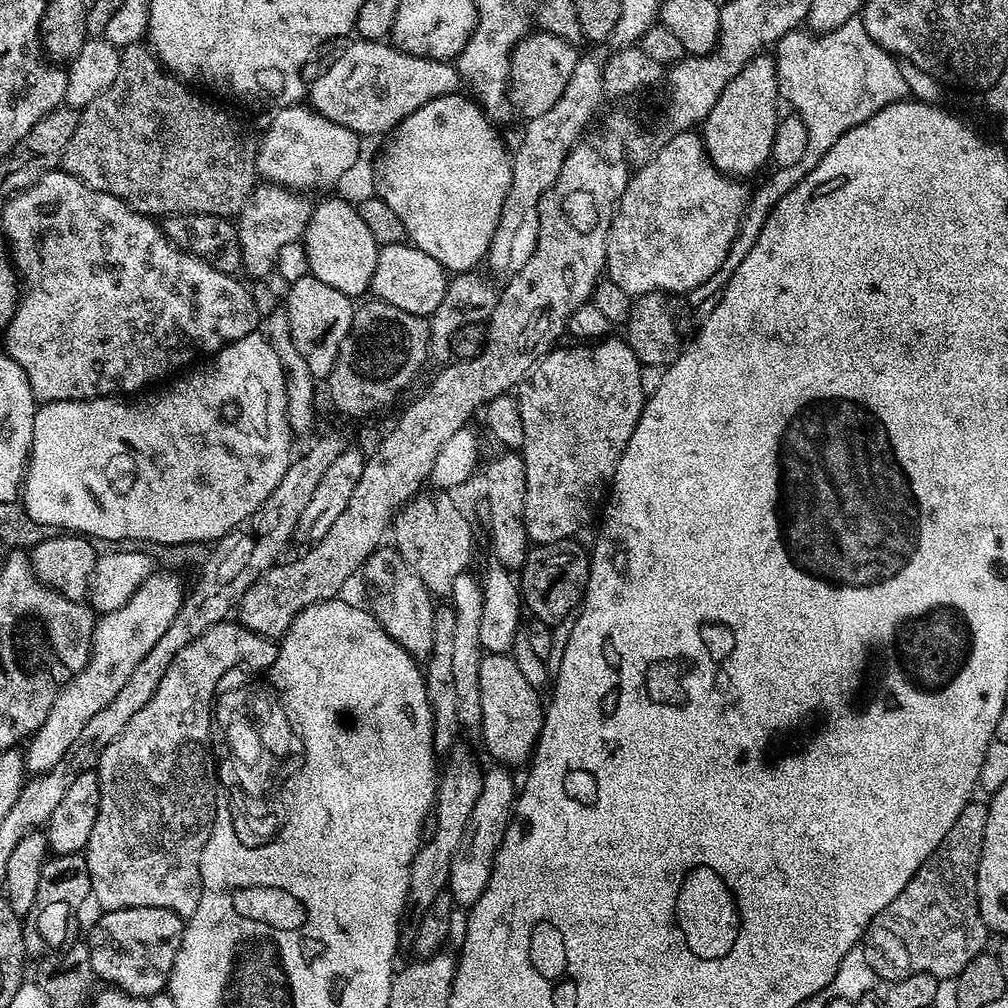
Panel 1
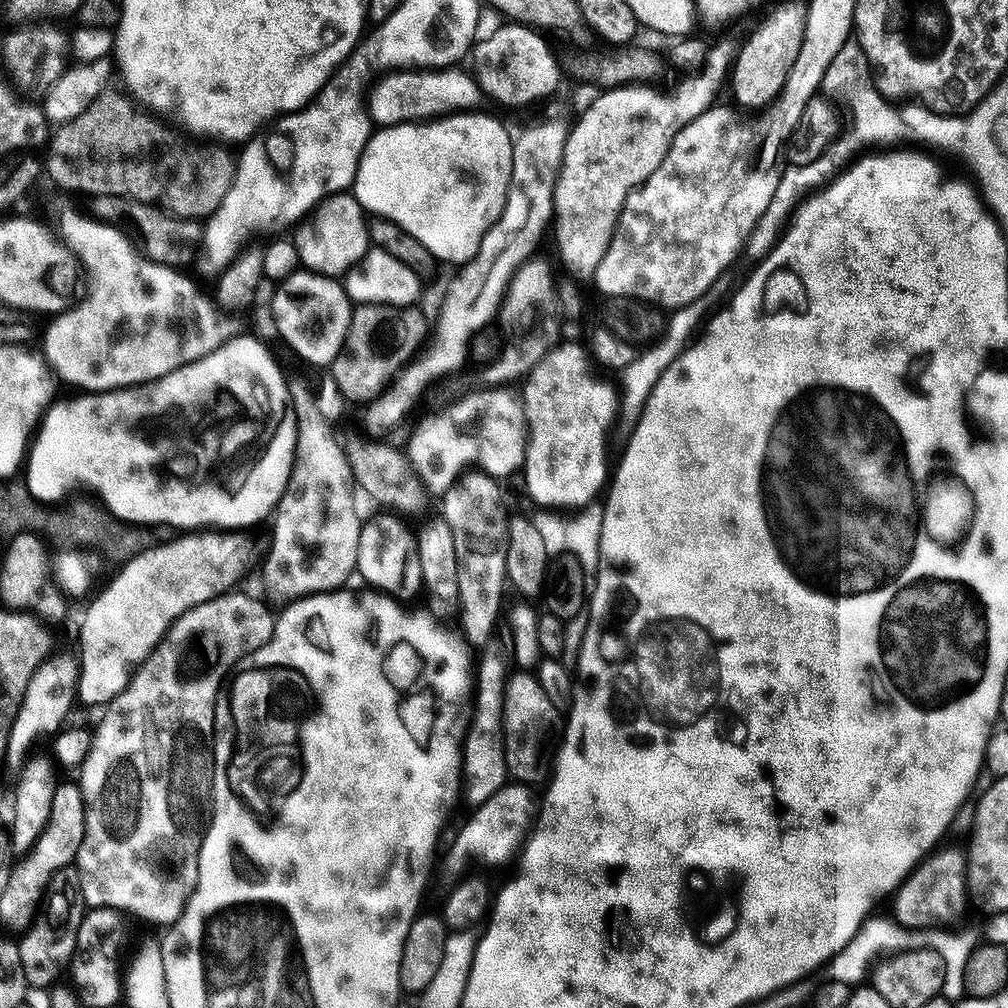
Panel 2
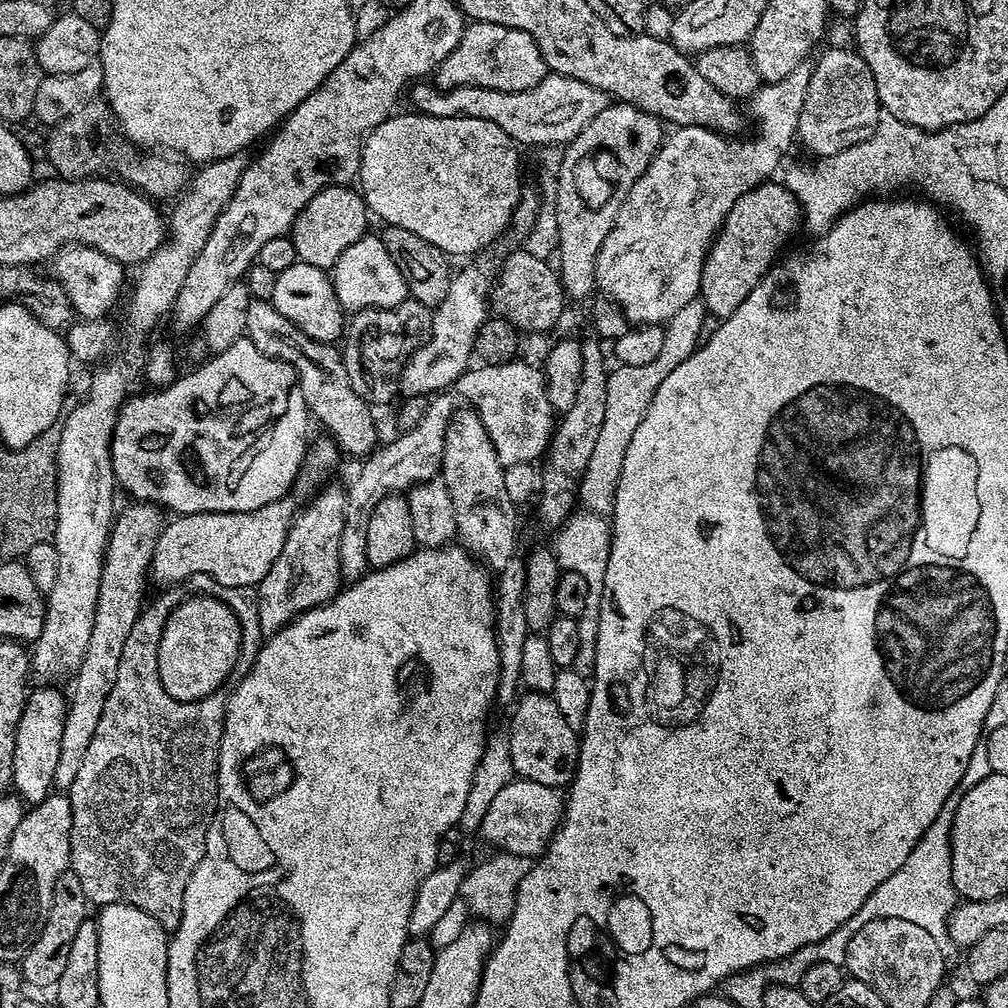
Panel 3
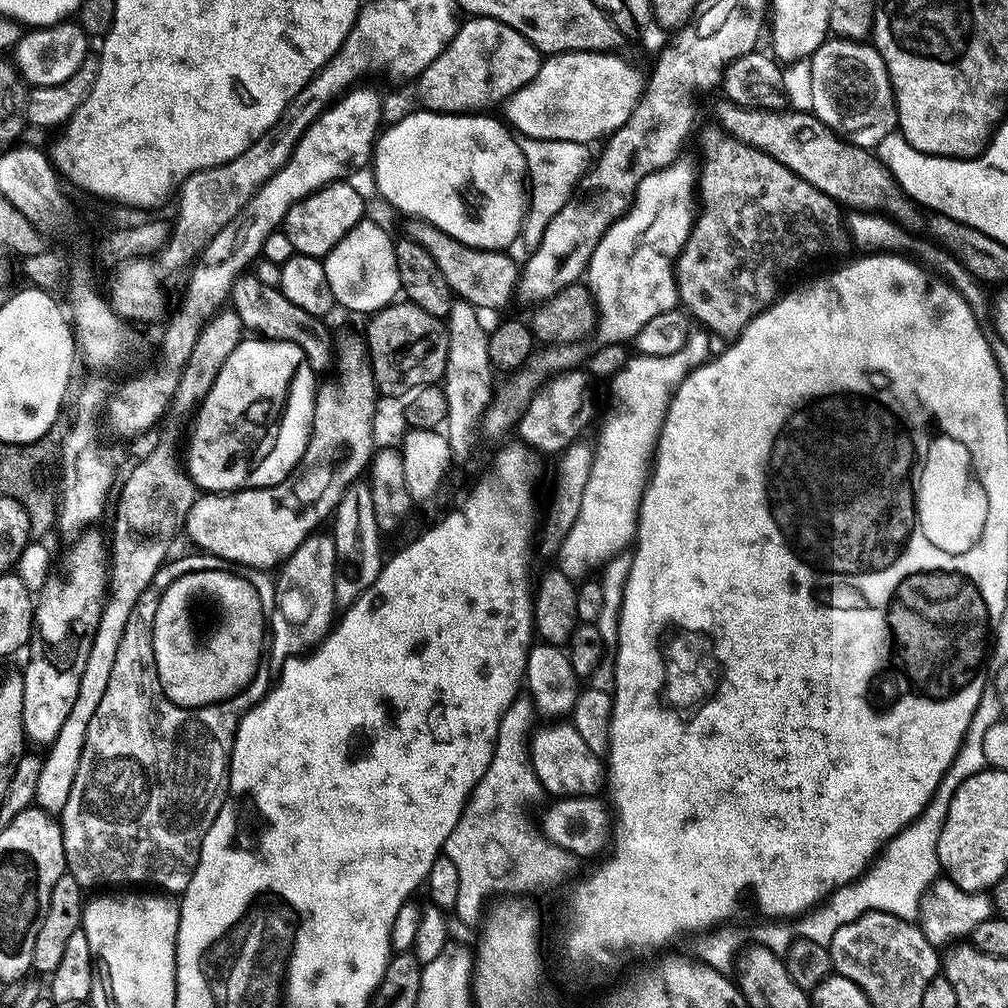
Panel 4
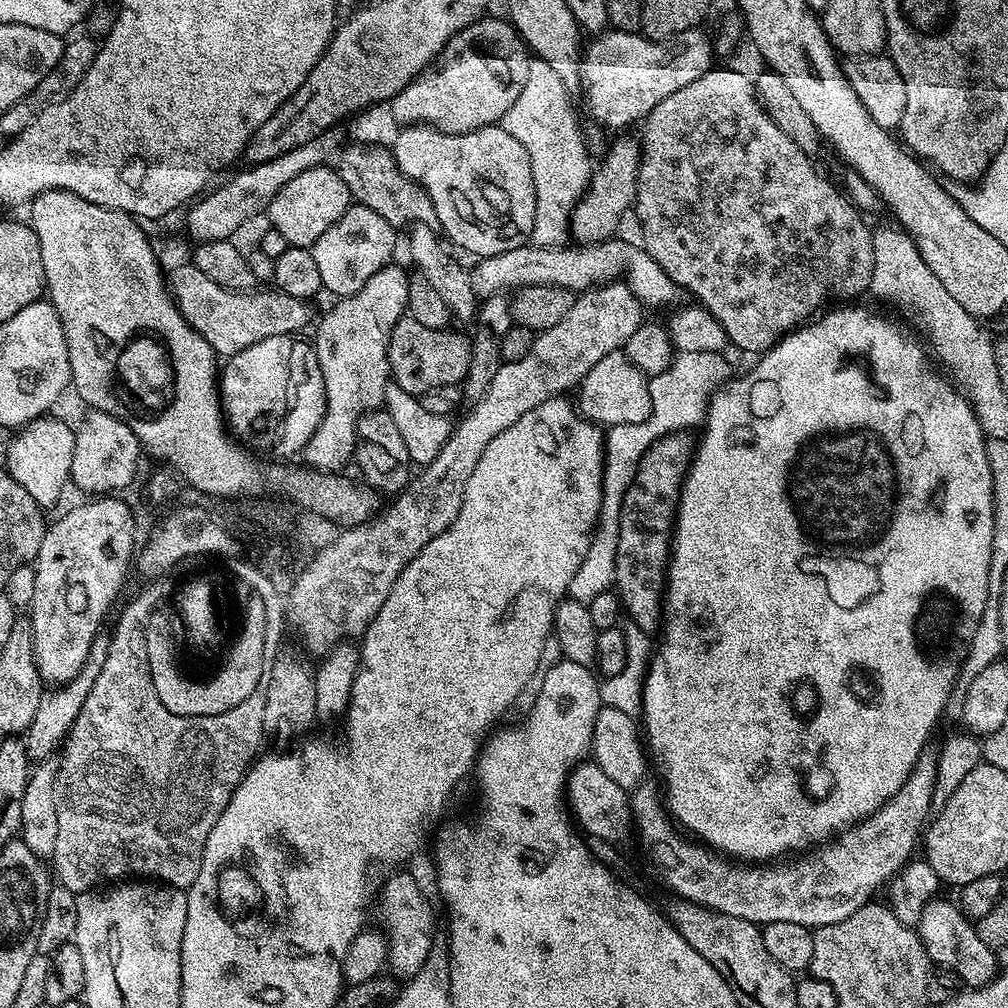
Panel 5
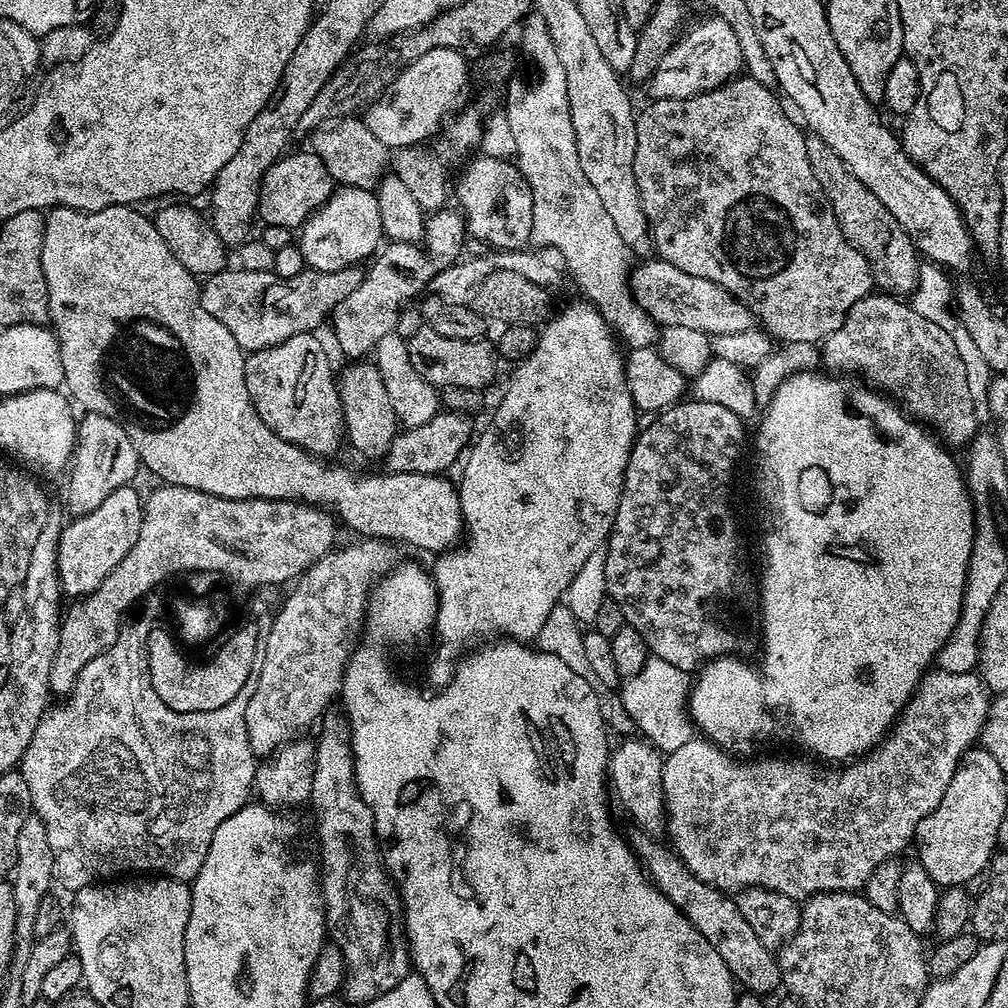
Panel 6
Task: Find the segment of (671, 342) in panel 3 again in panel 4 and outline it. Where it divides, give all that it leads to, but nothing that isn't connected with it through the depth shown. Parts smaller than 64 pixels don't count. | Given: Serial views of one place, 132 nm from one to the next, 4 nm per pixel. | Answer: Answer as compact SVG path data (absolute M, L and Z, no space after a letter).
M689 331L682 350L677 350L675 354L669 356L633 355L625 366L611 377L612 396L616 399L616 413L600 428L600 437L597 438L596 444L594 443L590 476L586 478L586 488L582 490L582 510L578 510L578 518L574 518L574 526L570 526L570 534L558 549L558 557L560 556L558 571L566 574L566 578L570 578L573 582L580 582L591 577L635 541L636 523L640 520L640 503L644 491L648 488L648 477L654 463L656 444L660 440L660 431L672 401L672 393L694 369L708 363L710 353L713 351L711 342L713 343L707 331Z

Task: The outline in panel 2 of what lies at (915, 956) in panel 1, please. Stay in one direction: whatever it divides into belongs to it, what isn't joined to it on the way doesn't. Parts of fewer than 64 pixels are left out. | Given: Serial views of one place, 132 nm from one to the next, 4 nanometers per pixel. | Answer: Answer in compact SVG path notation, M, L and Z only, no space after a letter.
M944 847L929 852L891 897L890 912L901 929L944 930L970 908L967 855L961 849L959 852L956 848Z

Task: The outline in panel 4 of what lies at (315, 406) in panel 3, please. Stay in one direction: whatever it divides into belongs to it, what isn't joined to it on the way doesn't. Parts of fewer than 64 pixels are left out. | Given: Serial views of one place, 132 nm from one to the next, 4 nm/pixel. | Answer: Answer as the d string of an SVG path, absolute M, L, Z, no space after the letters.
M245 274L238 277L232 286L230 297L230 308L242 318L245 329L254 331L265 340L285 340L294 342L302 346L304 358L309 366L314 370L329 367L330 364L330 340L320 333L317 317L306 314L306 310L301 310L299 306L294 306L294 302L287 300L280 293L279 288L265 286L263 282L258 282L255 274Z

